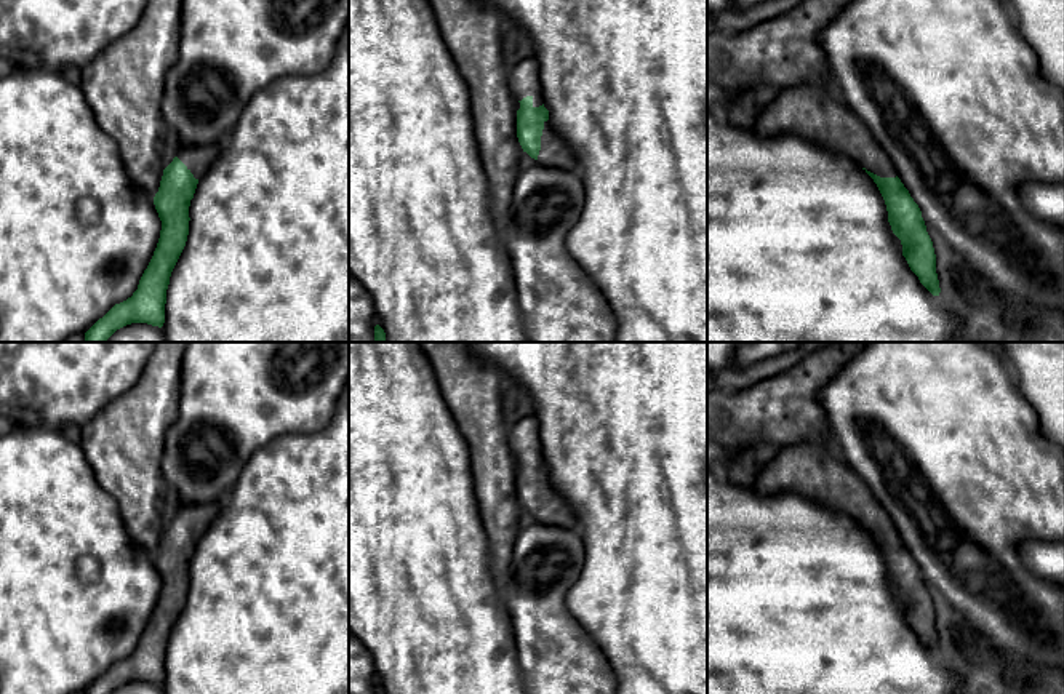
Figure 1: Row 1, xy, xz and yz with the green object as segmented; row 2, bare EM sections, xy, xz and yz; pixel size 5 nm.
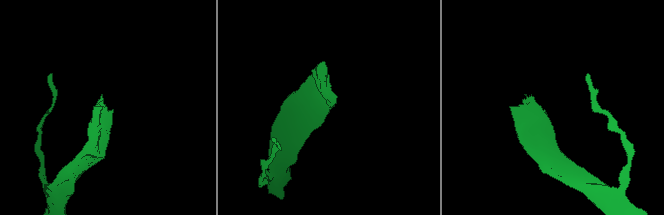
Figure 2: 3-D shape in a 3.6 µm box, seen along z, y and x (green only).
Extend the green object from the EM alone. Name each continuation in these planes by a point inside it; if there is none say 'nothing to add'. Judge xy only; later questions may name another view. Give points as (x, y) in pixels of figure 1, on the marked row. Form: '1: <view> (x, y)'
1: xy (197, 159)

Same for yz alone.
1: yz (807, 111)

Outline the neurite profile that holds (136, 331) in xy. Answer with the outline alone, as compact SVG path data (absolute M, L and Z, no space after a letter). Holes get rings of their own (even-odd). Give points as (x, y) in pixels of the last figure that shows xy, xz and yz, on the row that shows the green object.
M131 323L117 329L106 342L166 342L166 339L158 326Z

